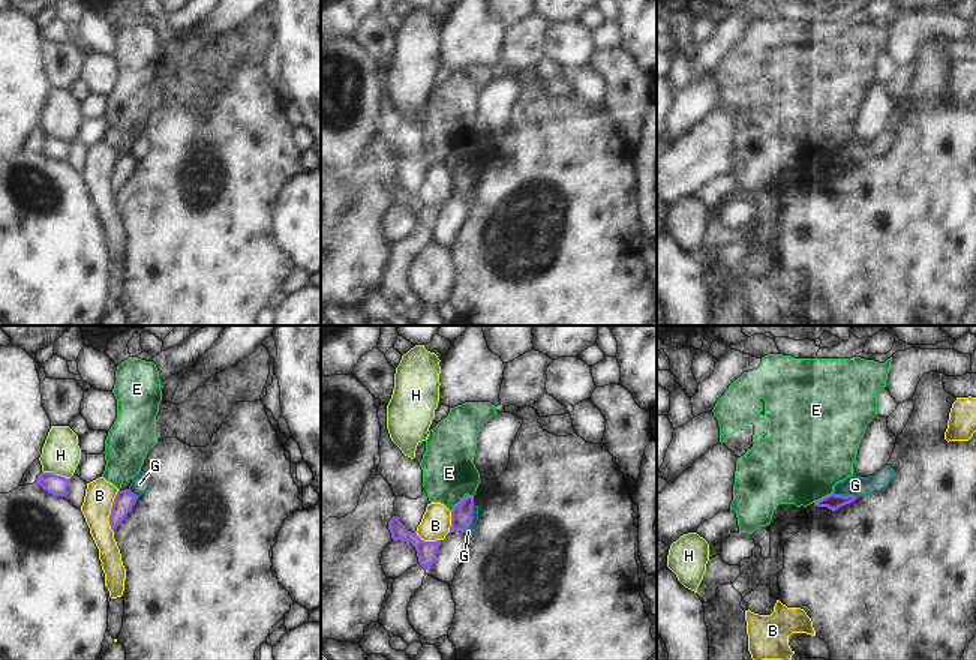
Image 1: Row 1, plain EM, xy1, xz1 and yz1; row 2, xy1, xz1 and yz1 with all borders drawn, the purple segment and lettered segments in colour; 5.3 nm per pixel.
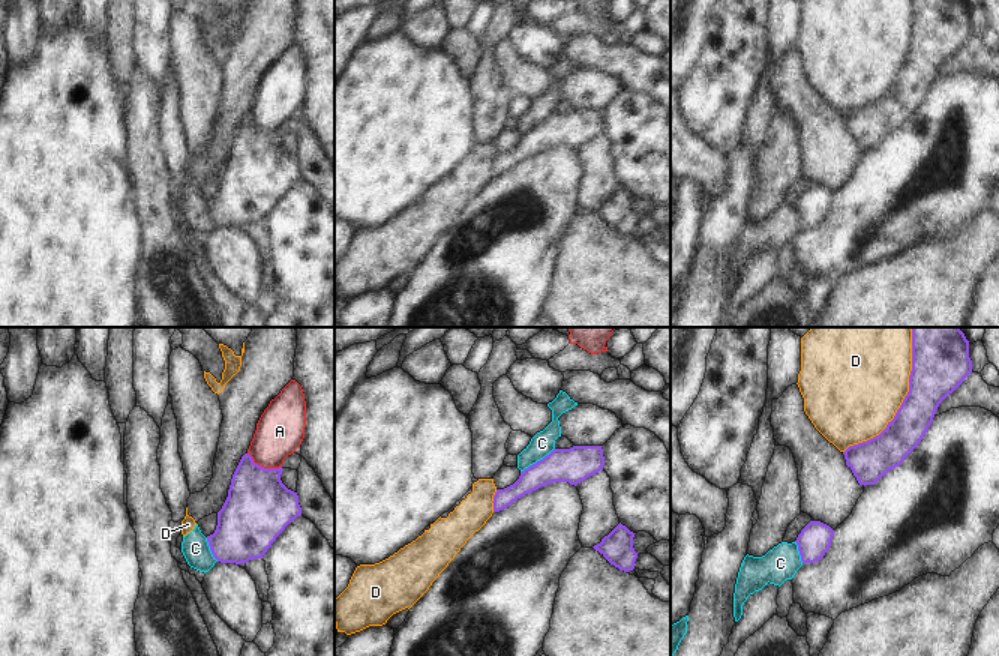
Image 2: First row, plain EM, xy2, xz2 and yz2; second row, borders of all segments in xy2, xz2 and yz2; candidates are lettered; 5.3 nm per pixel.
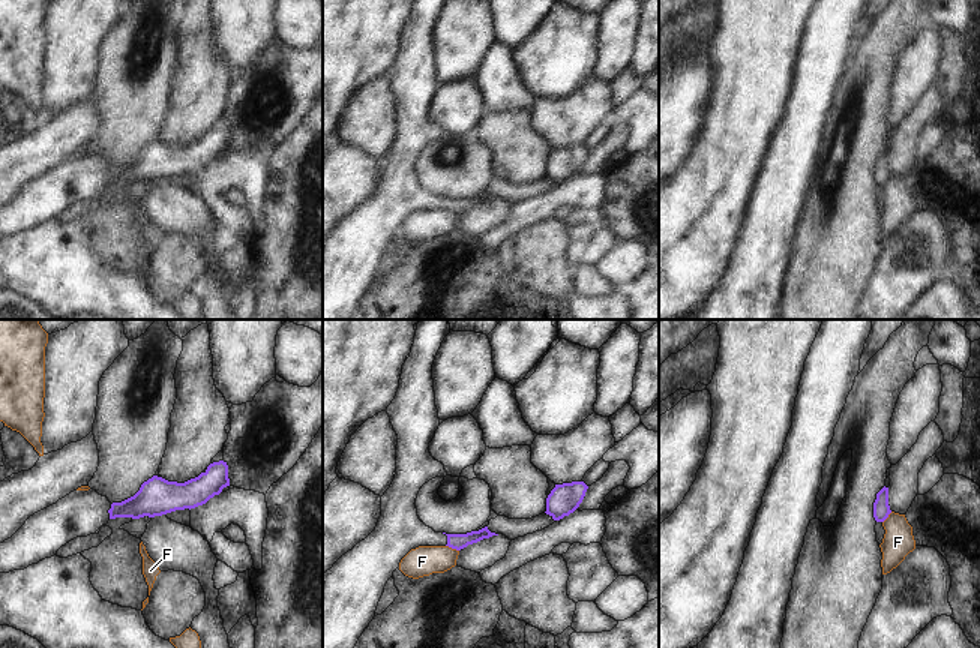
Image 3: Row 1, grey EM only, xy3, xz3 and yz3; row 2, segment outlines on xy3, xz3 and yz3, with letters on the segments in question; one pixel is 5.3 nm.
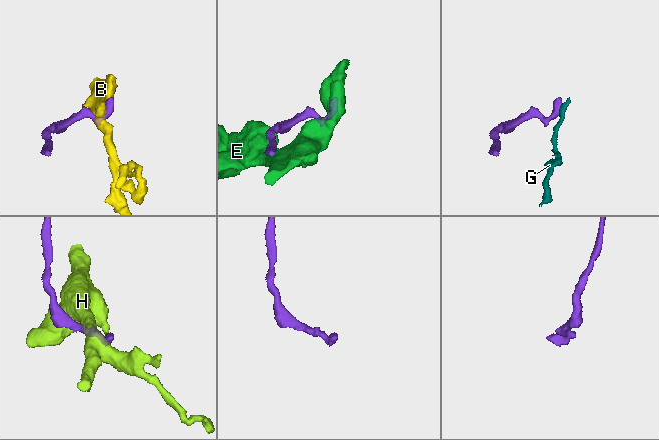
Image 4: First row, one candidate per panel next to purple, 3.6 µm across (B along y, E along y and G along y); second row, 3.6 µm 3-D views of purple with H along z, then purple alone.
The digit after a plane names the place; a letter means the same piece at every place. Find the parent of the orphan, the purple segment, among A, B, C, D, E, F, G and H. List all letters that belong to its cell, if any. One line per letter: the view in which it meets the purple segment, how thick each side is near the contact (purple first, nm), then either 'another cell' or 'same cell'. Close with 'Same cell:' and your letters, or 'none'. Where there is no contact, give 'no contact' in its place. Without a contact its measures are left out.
A: xy2 | 360/260 nm | another cell
B: xy1 | 110/160 nm | another cell
C: xz2 | 190/120 nm | another cell
D: yz2 | 280/500 nm | another cell
E: xz1 | 110/280 nm | another cell
F: xz3 | 90/160 nm | another cell
G: xz1 | 110/50 nm | another cell
H: xy1 | 110/200 nm | another cell
Same cell: none

